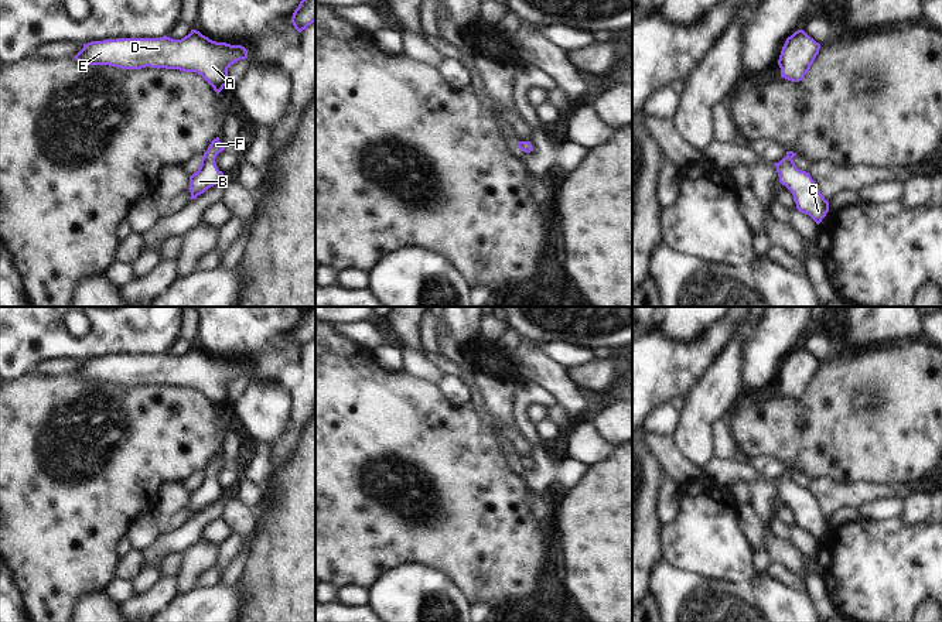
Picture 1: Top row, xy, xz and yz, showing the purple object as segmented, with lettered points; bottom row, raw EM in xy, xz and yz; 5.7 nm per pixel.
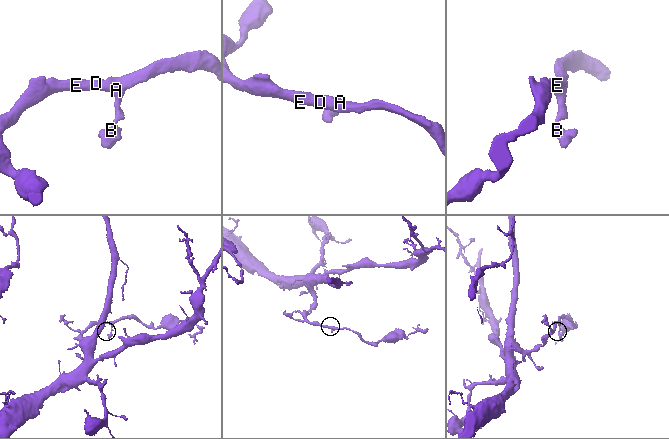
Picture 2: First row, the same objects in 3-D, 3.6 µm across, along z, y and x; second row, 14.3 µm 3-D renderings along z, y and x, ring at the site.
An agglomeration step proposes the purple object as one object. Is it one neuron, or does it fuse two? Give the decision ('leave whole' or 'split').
leave whole

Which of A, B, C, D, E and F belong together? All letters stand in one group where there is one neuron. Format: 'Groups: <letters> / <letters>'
Groups: A B C D E F.

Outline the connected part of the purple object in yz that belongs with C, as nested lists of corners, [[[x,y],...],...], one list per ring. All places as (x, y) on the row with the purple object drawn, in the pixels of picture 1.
[[[786,151],[786,156],[774,164],[779,182],[792,192],[796,209],[809,215],[819,225],[829,212],[829,202],[820,194],[810,174],[795,165],[792,160],[795,156],[793,151]]]

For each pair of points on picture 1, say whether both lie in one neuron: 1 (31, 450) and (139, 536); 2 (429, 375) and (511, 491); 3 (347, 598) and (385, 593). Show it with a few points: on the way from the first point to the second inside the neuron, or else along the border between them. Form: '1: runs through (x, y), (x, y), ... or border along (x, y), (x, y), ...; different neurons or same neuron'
1: border along (153, 509), (140, 513), (128, 526), (125, 535); different neurons
2: border along (403, 369), (436, 385); different neurons
3: border along (367, 590), (368, 605); different neurons

